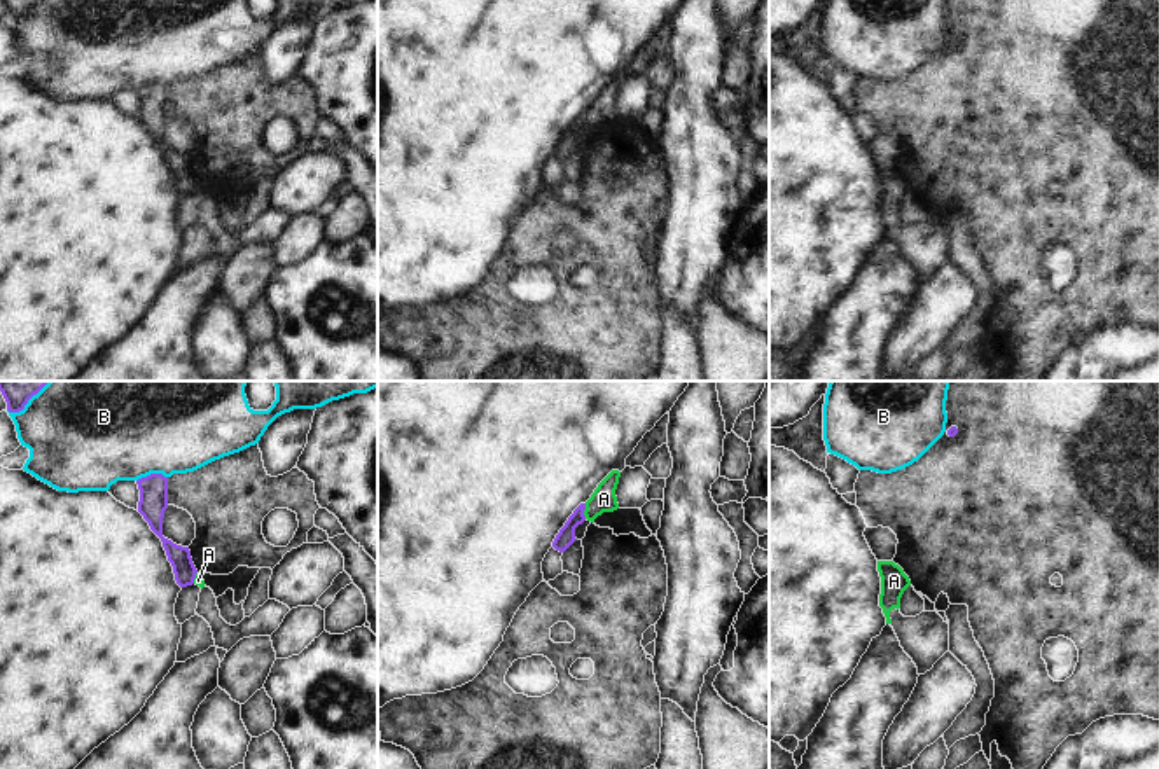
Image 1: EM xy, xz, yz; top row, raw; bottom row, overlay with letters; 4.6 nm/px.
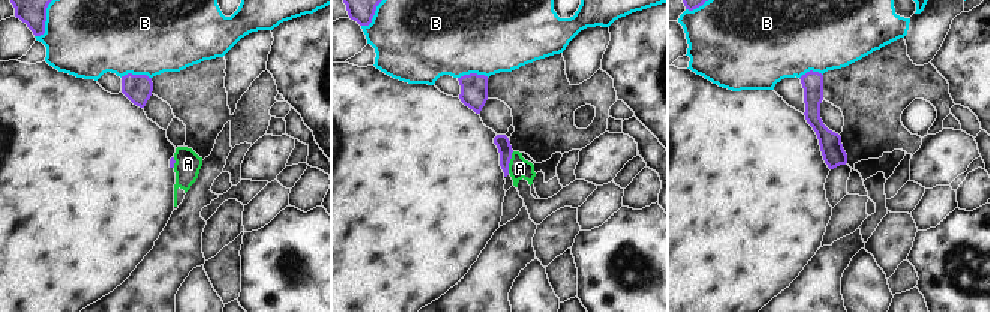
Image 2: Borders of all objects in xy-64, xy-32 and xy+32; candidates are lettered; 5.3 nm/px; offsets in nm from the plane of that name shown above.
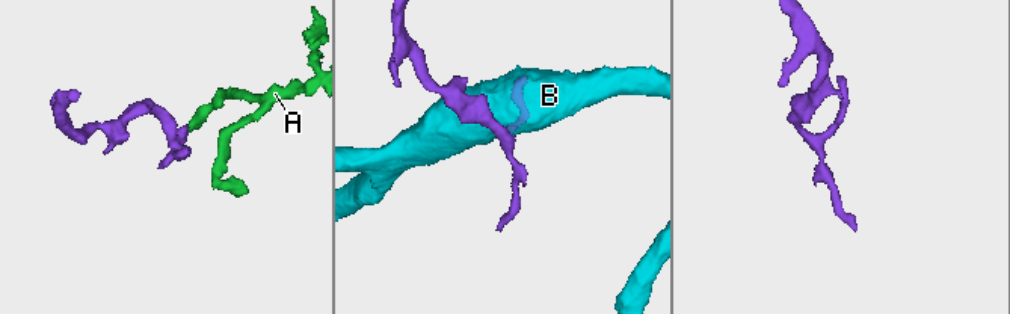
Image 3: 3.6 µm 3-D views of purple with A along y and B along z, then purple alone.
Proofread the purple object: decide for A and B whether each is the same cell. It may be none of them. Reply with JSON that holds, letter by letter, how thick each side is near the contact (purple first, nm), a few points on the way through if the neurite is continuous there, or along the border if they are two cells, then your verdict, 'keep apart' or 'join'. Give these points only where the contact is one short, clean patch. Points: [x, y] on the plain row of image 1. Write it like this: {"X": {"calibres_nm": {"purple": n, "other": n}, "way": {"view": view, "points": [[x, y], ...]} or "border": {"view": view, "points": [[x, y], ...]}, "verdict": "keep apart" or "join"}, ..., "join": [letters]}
{"A": {"calibres_nm": {"purple": 80, "other": 120}, "border": {"view": "xz", "points": [[586, 112], [584, 126]]}, "verdict": "keep apart"}, "B": {"calibres_nm": {"purple": 130, "other": 420}, "verdict": "keep apart"}, "join": []}

